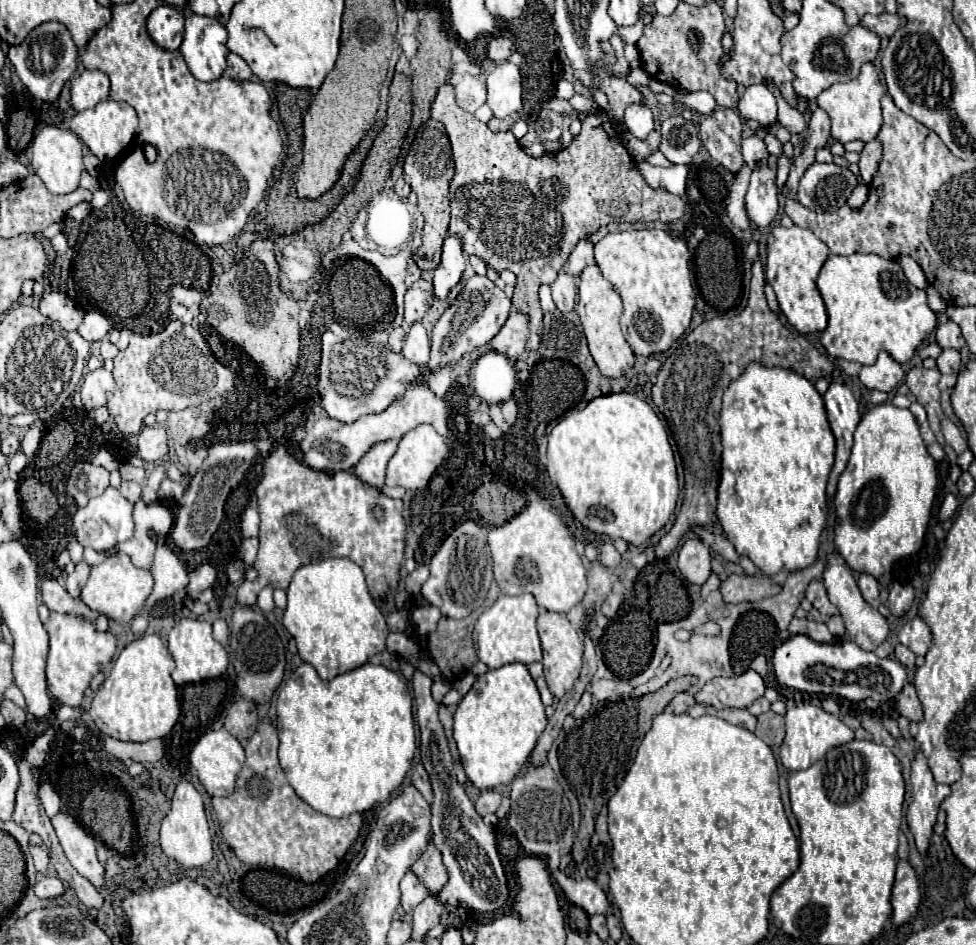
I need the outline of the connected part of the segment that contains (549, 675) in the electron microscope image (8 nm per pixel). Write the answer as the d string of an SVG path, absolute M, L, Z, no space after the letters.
M541 610L537 618L541 648L543 648L543 666L545 666L545 680L555 698L562 698L569 690L572 690L583 660L584 642L583 636L579 636L577 628L567 620L565 614L547 612Z

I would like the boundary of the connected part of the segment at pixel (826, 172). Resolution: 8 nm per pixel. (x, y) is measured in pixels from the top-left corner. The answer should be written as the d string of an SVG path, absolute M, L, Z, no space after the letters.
M815 162L799 182L797 200L813 212L835 212L847 202L859 184L861 178L849 168Z

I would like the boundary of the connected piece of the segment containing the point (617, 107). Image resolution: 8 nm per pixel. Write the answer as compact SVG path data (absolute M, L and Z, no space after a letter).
M607 76L599 84L599 88L609 98L609 110L599 110L595 114L587 114L583 120L583 128L579 136L573 138L569 148L559 150L557 154L543 154L533 158L523 152L517 144L513 132L491 132L487 124L479 122L471 112L465 112L455 102L455 90L451 84L443 84L437 92L437 98L431 106L431 118L445 124L455 160L455 176L451 180L451 224L449 232L459 234L463 238L465 254L475 254L483 258L489 268L511 270L517 276L513 306L519 312L525 312L531 322L531 334L527 348L537 350L541 342L543 330L543 312L539 306L537 290L541 284L553 284L557 272L567 262L571 250L581 238L595 234L601 226L609 222L657 222L671 224L683 216L685 200L681 196L671 196L665 188L651 188L643 176L639 176L639 168L635 168L635 160L629 156L627 148L621 142L619 122L623 120L623 112L627 104L643 104L643 94L625 82L623 76Z

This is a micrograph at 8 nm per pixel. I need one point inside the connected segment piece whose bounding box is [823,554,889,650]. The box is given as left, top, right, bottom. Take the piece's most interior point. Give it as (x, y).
(865, 625)

